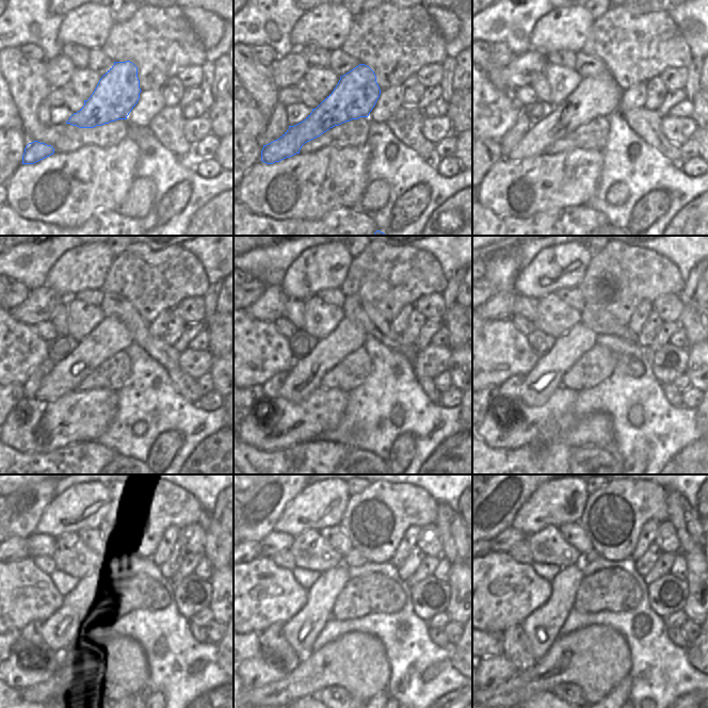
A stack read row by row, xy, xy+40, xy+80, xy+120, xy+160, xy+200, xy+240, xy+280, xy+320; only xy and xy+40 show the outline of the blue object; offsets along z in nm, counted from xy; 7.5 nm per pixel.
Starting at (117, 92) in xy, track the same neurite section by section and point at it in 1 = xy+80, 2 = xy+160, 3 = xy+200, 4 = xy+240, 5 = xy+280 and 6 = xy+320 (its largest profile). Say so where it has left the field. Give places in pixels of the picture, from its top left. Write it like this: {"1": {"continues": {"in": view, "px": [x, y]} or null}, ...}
{"1": {"continues": {"in": "xy+80", "px": [594, 96]}}, "2": {"continues": {"in": "xy+160", "px": [305, 376]}}, "3": {"continues": {"in": "xy+200", "px": [546, 376]}}, "4": {"continues": {"in": "xy+240", "px": [58, 631]}}, "5": {"continues": {"in": "xy+280", "px": [301, 630]}}, "6": {"continues": {"in": "xy+320", "px": [543, 626]}}}

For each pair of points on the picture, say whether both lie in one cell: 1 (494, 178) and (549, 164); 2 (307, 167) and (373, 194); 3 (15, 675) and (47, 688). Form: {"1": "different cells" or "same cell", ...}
{"1": "same cell", "2": "different cells", "3": "different cells"}

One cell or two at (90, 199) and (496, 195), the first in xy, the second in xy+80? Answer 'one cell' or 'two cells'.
one cell

